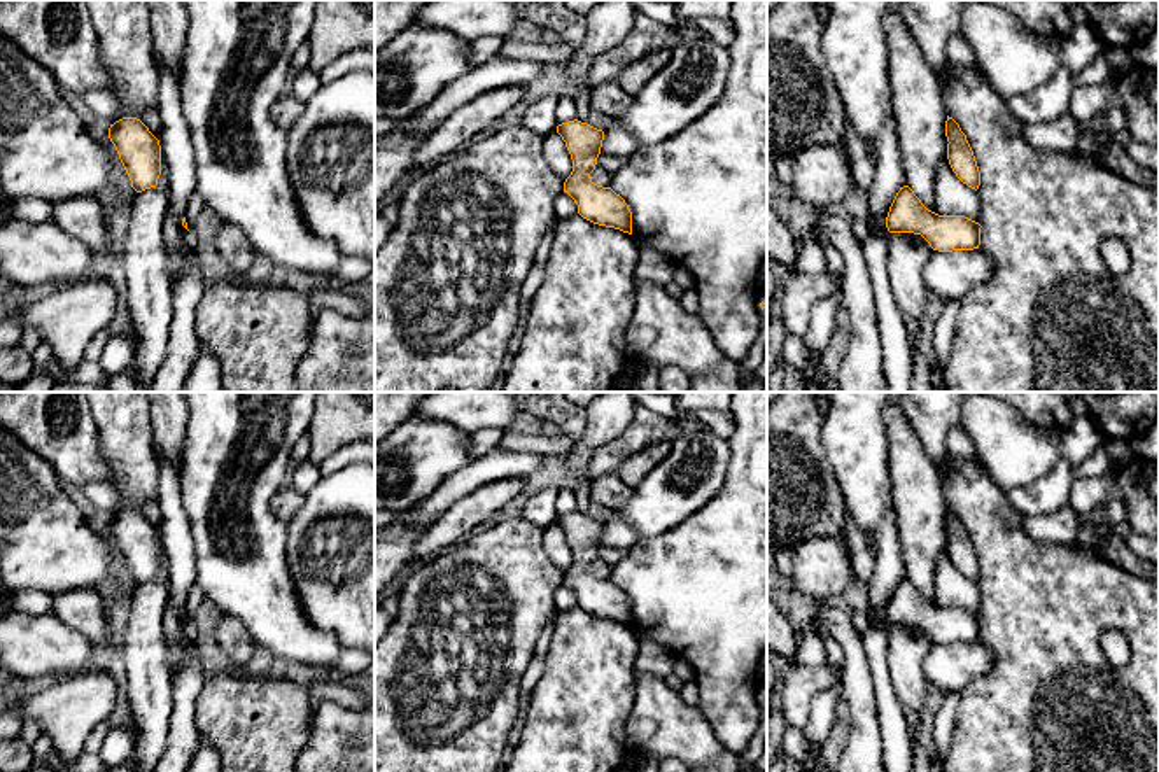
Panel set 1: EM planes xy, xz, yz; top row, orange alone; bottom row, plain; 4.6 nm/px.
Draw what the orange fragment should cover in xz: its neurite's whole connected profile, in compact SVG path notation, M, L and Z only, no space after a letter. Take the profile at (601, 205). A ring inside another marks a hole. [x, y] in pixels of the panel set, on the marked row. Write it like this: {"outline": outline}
{"outline": "M578 119L557 126L572 159L572 172L564 182L567 193L578 205L578 214L599 226L615 228L632 235L632 212L625 200L611 187L592 182L601 154L604 131Z"}

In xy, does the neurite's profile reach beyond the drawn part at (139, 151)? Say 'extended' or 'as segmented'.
as segmented

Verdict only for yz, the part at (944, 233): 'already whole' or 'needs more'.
already whole

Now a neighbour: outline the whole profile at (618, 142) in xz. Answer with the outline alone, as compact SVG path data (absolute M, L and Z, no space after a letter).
M613 124L604 131L601 152L627 159L637 147L639 144L630 131Z

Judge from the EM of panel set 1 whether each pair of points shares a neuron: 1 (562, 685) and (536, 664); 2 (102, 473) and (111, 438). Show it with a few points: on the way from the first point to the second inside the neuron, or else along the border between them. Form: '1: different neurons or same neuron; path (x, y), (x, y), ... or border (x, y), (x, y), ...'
1: different neurons; border (545, 659), (541, 678), (529, 695)
2: different neurons; border (95, 421), (98, 447), (111, 470), (111, 482)

